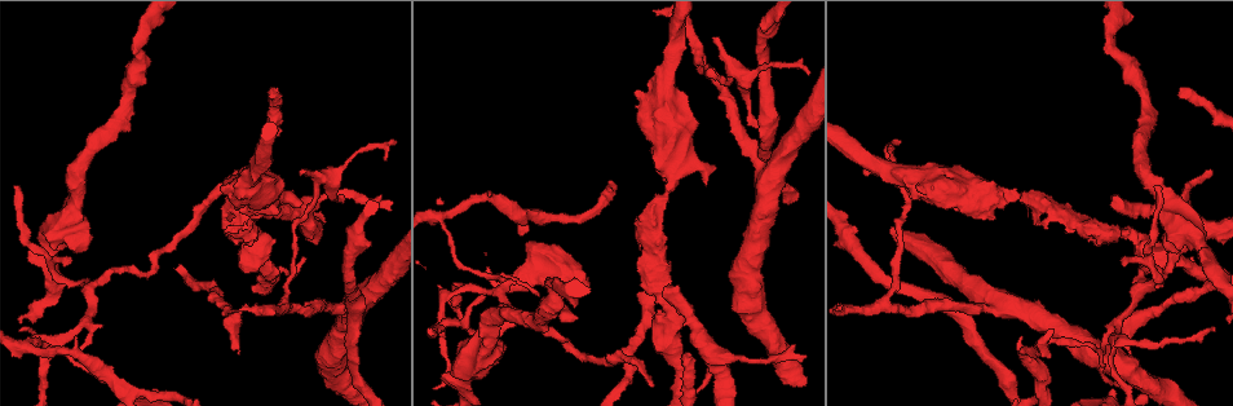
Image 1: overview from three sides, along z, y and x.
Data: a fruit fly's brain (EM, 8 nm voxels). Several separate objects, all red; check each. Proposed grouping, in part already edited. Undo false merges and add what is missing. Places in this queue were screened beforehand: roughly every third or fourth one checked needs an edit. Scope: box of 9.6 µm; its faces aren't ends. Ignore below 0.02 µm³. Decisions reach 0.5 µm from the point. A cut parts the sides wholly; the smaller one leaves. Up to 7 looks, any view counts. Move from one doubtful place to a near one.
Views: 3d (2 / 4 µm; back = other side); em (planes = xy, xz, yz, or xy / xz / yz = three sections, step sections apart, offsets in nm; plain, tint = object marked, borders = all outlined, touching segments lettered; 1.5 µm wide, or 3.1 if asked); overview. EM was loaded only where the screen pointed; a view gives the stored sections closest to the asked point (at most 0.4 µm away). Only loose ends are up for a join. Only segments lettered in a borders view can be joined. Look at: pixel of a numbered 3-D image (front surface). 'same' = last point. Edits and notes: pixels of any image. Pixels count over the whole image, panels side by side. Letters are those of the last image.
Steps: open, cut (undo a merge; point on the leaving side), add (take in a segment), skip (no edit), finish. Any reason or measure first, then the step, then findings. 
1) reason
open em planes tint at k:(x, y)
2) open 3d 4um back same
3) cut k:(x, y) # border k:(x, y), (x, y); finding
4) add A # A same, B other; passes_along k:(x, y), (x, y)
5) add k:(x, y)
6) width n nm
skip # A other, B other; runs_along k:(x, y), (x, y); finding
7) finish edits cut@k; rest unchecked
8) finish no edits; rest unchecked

an open end
open 3d 4um at 1:(270, 93)

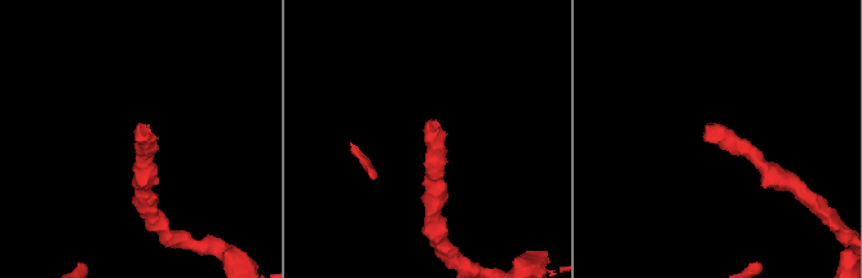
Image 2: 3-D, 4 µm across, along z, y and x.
now the EM
open em planes borders at 2:(137, 132)

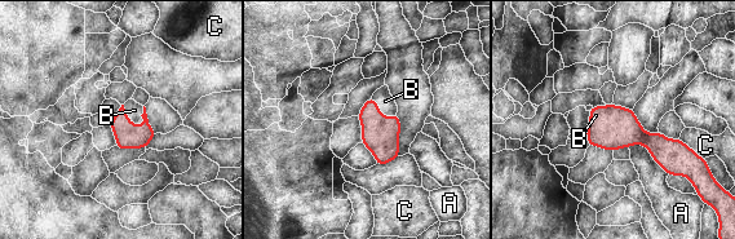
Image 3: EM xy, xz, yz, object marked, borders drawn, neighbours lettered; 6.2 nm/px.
add B # A other, B same, C other; passes_along 3:(128, 136), (128, 118), (134, 110); it goes on there

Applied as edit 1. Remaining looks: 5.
see it whole again
open overview

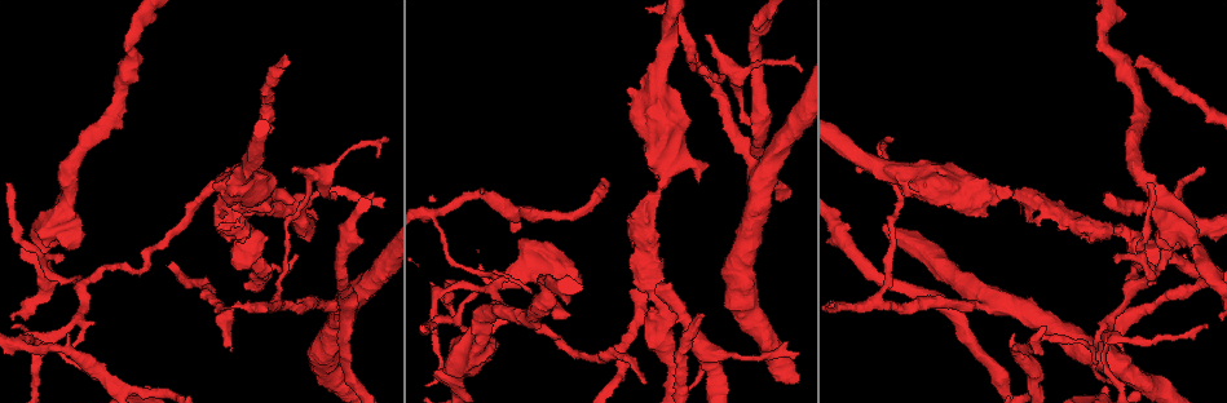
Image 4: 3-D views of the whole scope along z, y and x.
branch stops here
open em planes tint at 4:(376, 157)

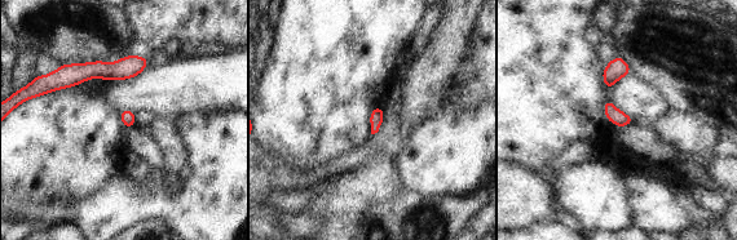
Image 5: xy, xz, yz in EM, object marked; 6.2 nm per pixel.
see the neighbours
open em planes borders same

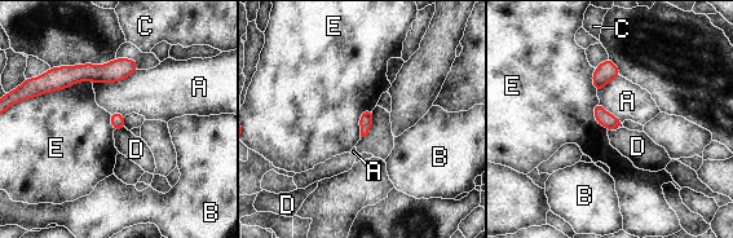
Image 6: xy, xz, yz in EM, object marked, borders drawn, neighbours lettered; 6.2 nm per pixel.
skip # A other, B other, C other, D other, E other; border 6:(92, 82), (76, 82), (27, 100); no lettered segment goes on from it

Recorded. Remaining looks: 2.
arms part here
open 3d 4um at 4:(225, 318)

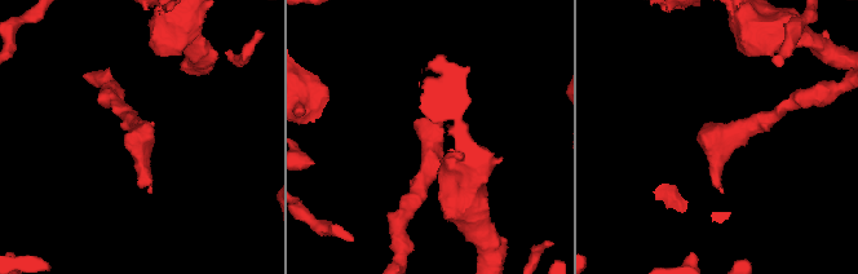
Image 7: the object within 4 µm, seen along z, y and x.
open em planes borders at 7:(141, 133)

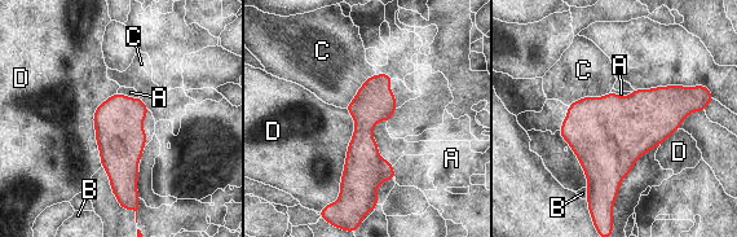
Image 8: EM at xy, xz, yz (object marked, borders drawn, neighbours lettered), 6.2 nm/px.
skip # A other, B other, C other, D other; continuous, no second neuron

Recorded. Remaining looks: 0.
finish edits add@3; rest unchecked

